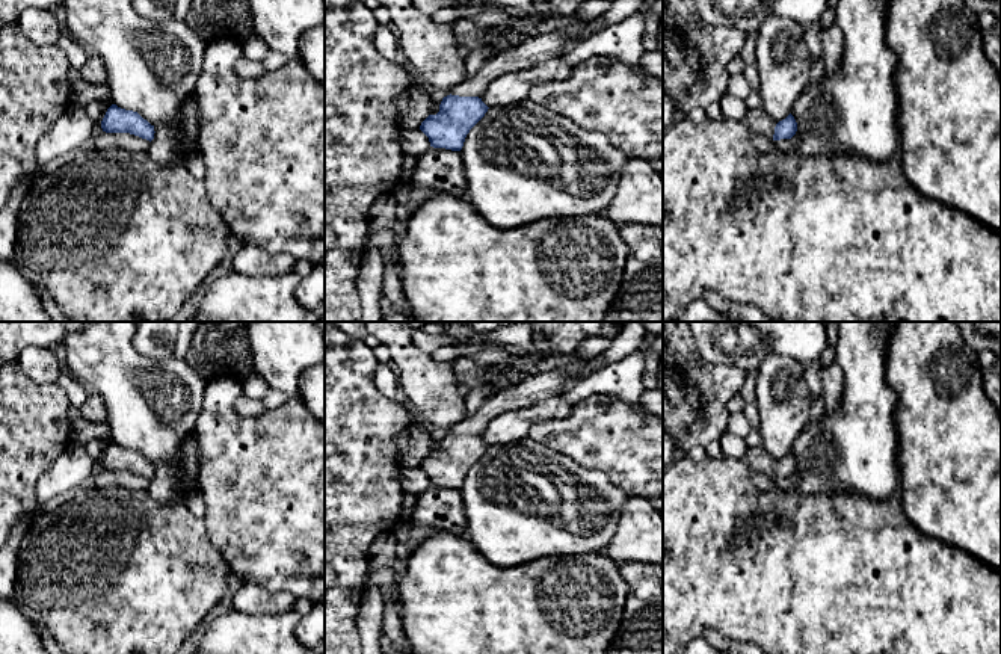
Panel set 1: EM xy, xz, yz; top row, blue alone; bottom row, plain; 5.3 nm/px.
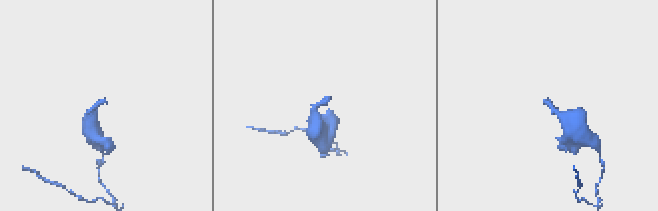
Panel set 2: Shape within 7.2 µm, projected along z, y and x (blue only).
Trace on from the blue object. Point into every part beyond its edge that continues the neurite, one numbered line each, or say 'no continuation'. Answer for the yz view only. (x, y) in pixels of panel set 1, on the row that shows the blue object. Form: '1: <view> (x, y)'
1: yz (757, 121)

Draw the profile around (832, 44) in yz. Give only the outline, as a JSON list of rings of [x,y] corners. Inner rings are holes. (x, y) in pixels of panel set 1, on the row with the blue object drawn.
[[[833,23],[832,26],[820,30],[820,41],[826,74],[838,76],[844,50],[841,29]]]

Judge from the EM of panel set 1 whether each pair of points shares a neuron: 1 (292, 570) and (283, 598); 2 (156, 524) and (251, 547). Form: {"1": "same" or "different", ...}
{"1": "different", "2": "different"}

